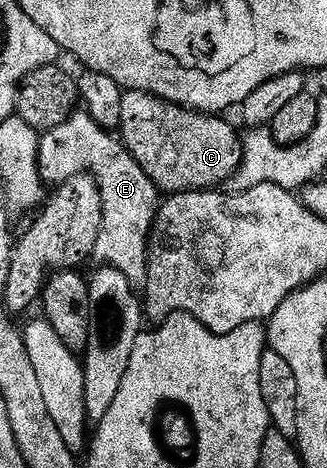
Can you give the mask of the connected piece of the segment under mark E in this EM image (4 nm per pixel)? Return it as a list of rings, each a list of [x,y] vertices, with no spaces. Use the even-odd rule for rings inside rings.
[[[75,111],[65,123],[41,137],[38,157],[41,180],[58,185],[77,174],[91,173],[100,186],[102,221],[94,260],[123,271],[134,288],[142,288],[148,273],[153,225],[161,206],[161,192],[118,136],[99,127],[91,113]]]

